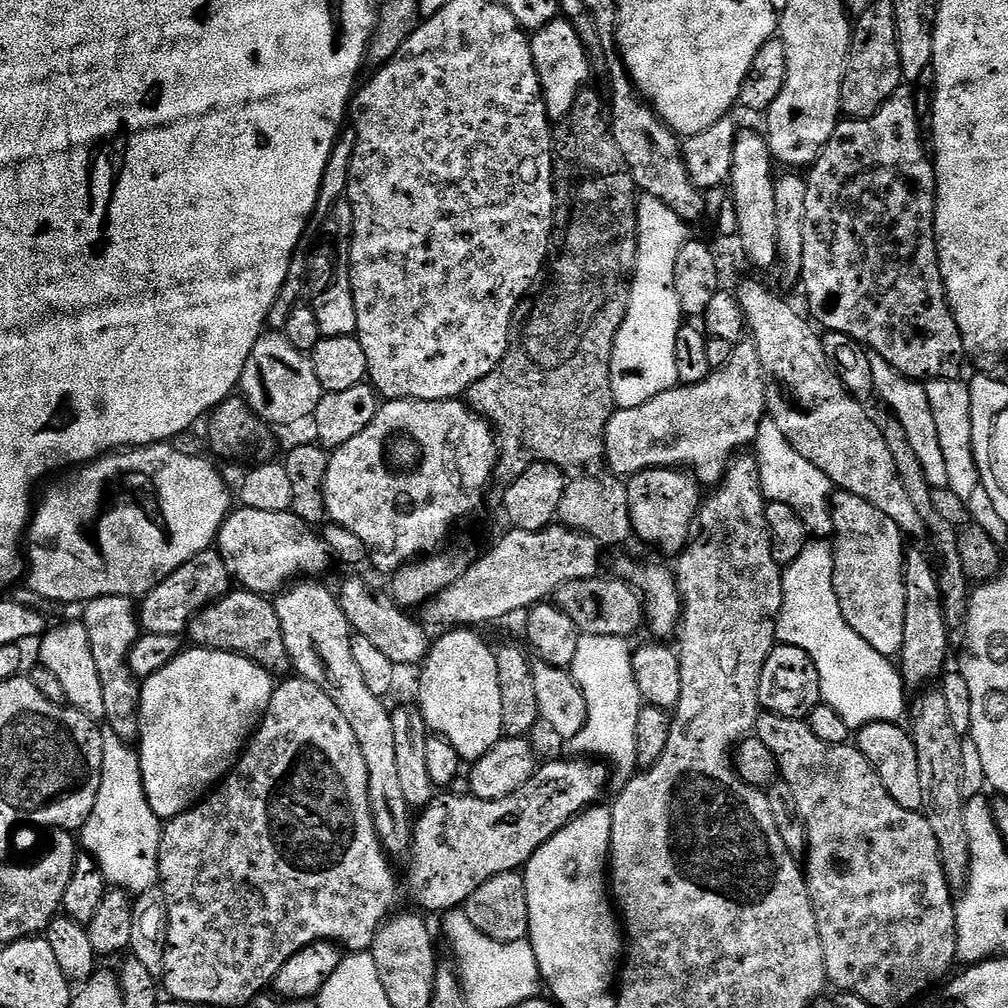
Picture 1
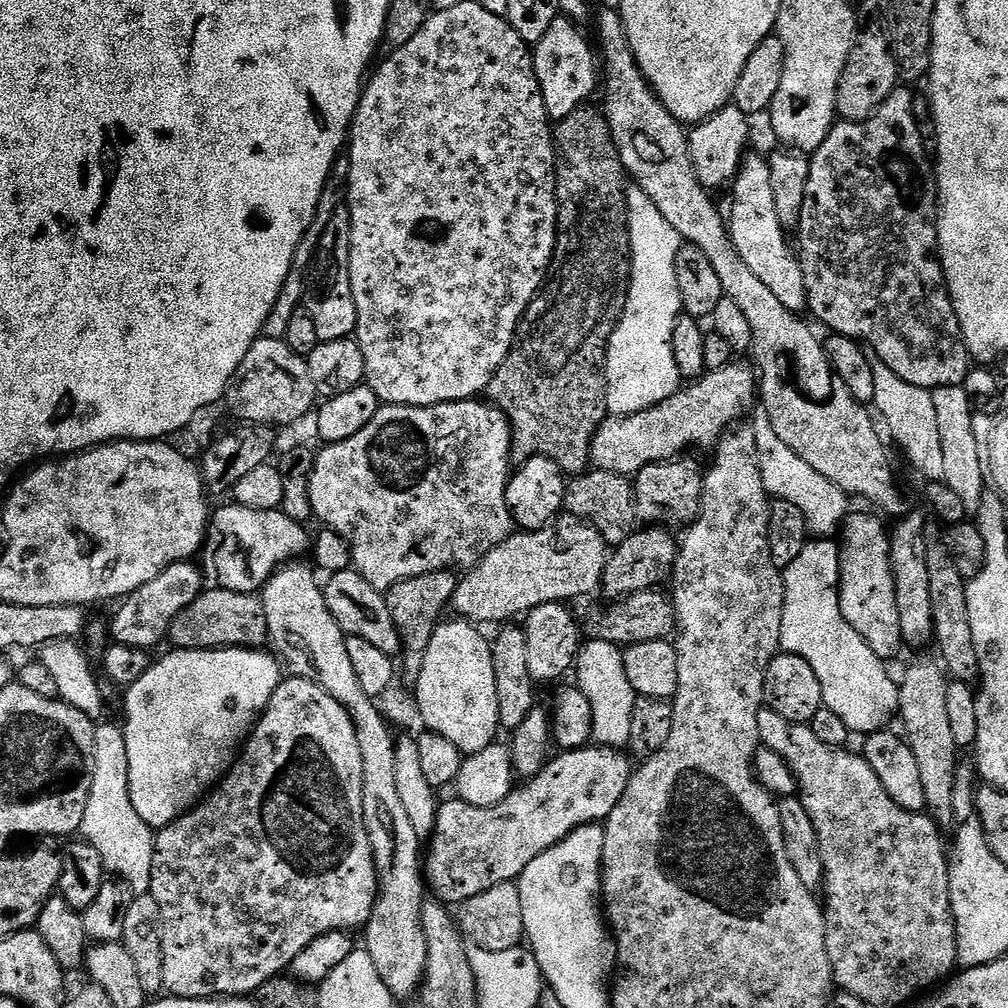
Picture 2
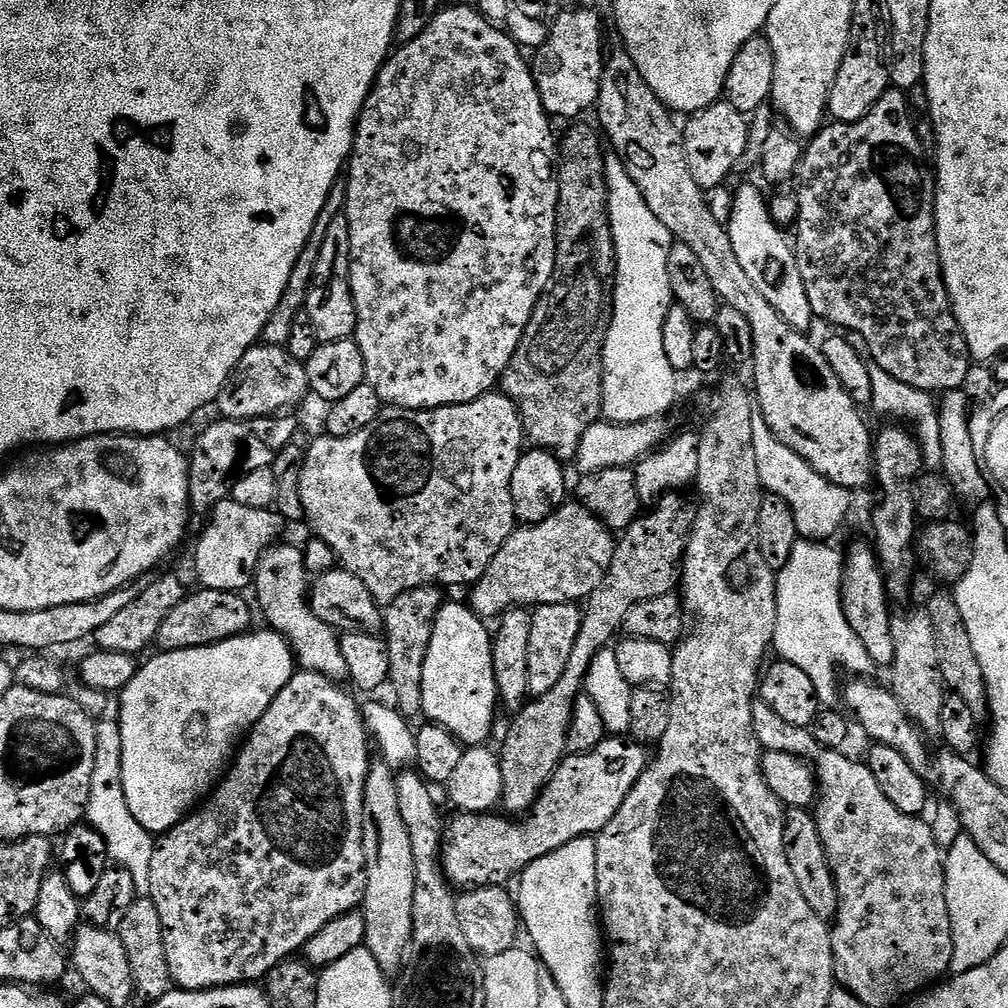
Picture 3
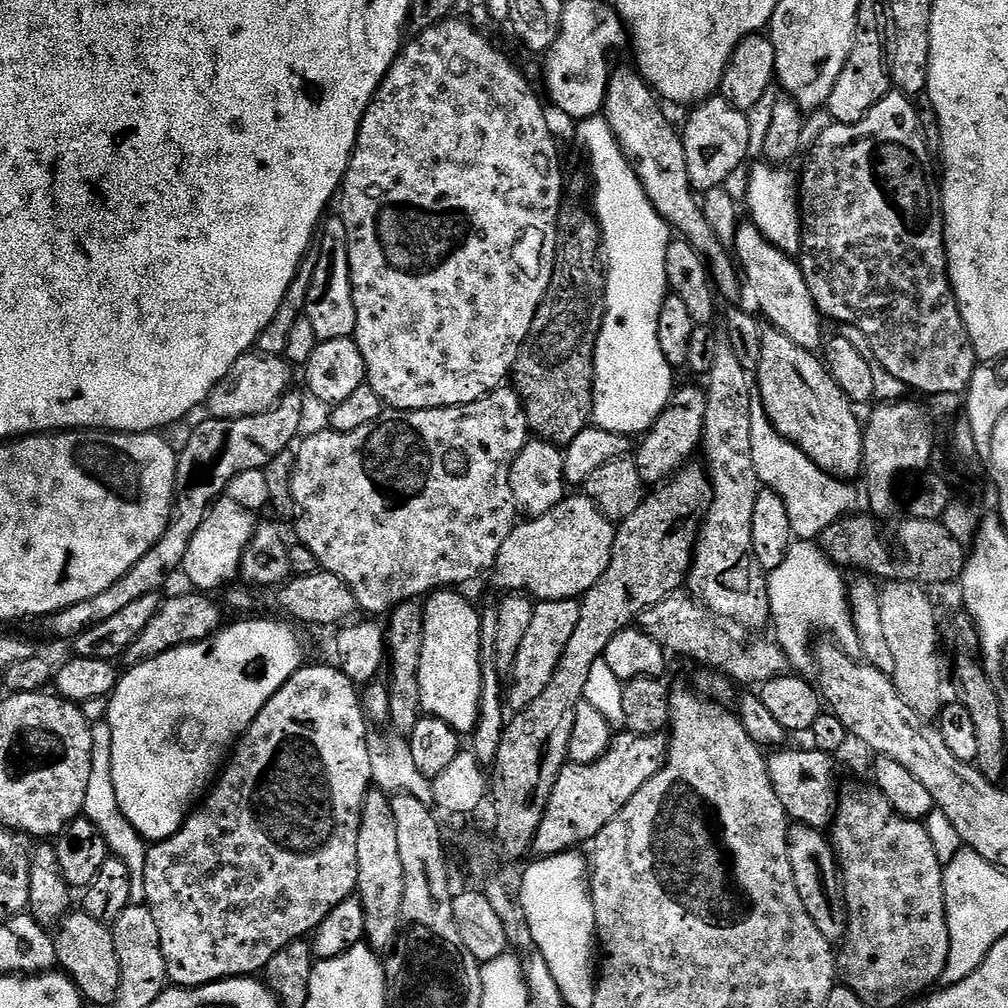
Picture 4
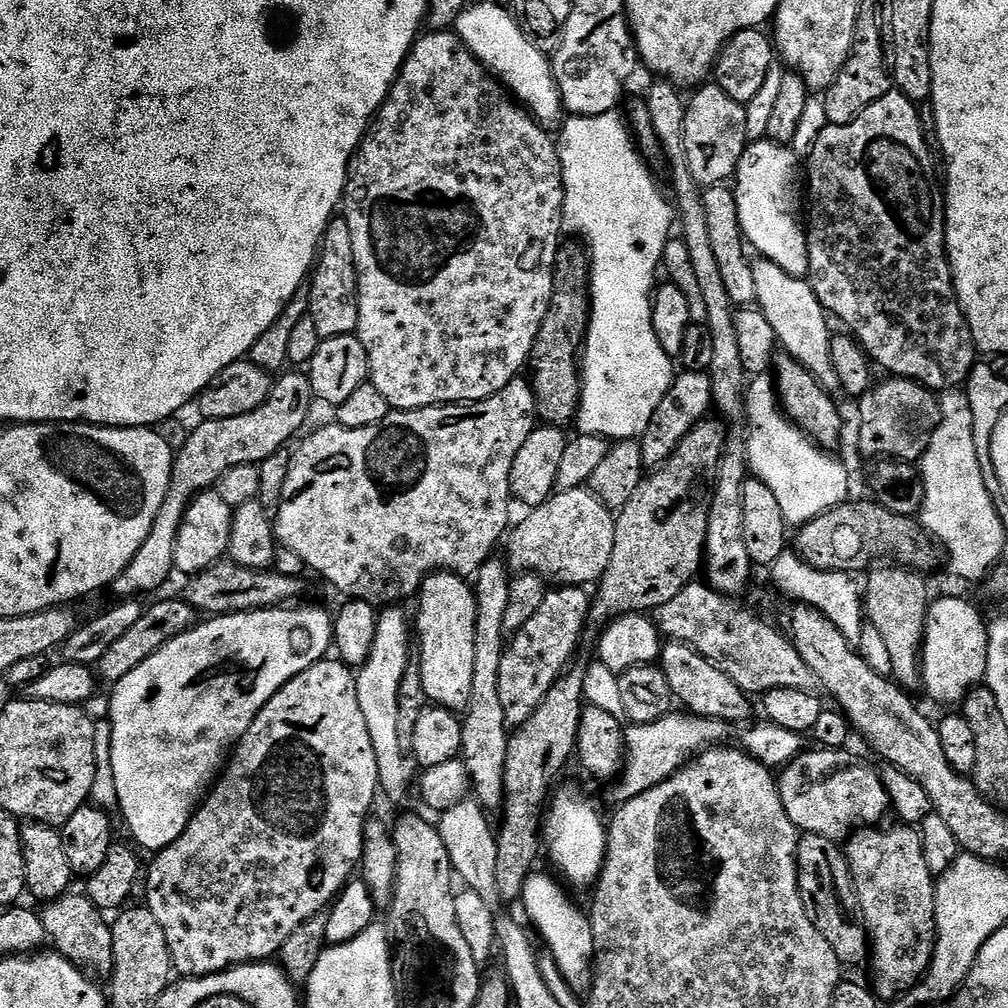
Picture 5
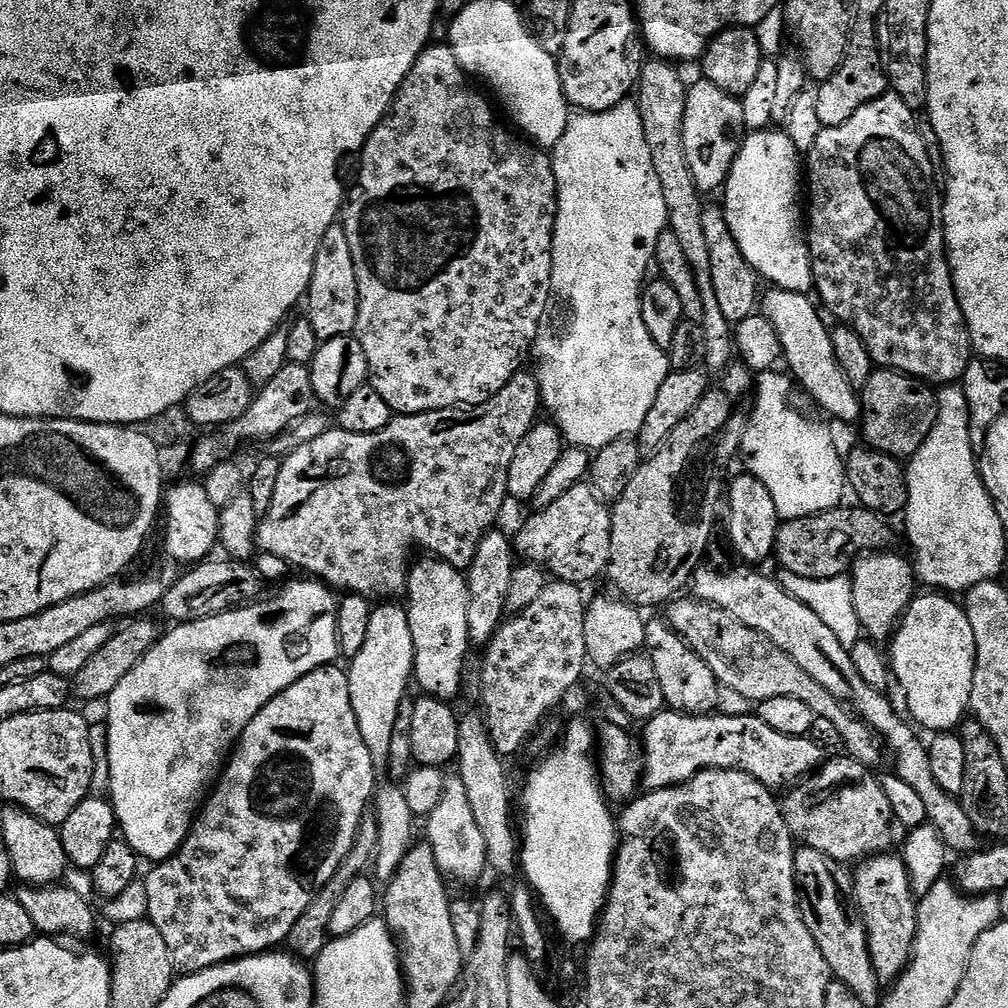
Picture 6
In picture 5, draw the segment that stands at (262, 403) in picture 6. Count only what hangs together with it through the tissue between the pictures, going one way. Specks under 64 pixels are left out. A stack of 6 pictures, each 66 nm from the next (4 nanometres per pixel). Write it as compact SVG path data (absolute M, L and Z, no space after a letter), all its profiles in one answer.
M288 371L279 377L281 380L277 379L273 383L262 406L246 414L238 414L238 418L201 419L200 425L189 431L186 446L182 446L175 453L168 493L162 502L162 510L158 510L158 518L154 518L154 526L150 526L146 542L142 542L139 554L110 586L110 592L116 598L141 598L147 592L158 591L174 576L174 550L178 546L178 534L182 530L186 510L197 496L215 489L216 483L222 478L222 474L226 474L226 470L234 470L234 466L243 464L258 466L266 458L270 458L270 454L281 451L288 443L291 445L305 431L304 423L312 412L312 404L314 405L312 383L303 371Z

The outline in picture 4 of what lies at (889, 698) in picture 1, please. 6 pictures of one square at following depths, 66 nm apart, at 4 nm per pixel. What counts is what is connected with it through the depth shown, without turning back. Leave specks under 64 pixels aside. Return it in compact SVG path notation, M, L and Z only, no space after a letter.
M795 539L782 564L767 575L774 639L786 654L789 665L801 675L806 676L815 671L812 638L820 630L830 632L835 643L848 656L860 656L861 643L854 630L848 582L841 573L843 571L833 564L815 541Z

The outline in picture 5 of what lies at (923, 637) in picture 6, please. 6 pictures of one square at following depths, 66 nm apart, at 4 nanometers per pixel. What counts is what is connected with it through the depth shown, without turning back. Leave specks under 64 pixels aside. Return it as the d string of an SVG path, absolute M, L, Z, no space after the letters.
M956 596L933 599L928 605L928 620L924 625L922 645L922 688L928 691L940 704L959 705L971 688L983 681L988 657L988 624L980 618L980 612L972 604Z

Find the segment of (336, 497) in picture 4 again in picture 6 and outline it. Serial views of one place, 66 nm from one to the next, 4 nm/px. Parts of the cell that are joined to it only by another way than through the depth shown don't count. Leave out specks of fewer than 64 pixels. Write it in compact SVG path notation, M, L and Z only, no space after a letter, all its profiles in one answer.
M521 370L512 375L510 382L502 386L488 401L468 407L454 407L436 409L433 412L410 413L408 415L393 415L392 421L382 430L374 434L354 434L339 426L333 427L322 438L314 438L314 442L306 442L306 446L298 446L293 452L283 457L280 465L280 481L274 490L274 498L270 502L268 511L263 513L260 526L256 532L256 542L260 552L278 554L293 569L305 568L309 577L315 578L333 589L344 594L364 596L370 602L392 602L396 595L403 593L408 587L408 573L413 563L412 548L425 548L425 553L433 557L446 560L457 566L471 564L478 544L493 527L492 524L499 514L500 508L496 504L484 504L488 491L495 484L507 485L510 462L514 462L514 450L518 450L518 442L526 438L526 434L537 423L536 416L542 412L540 399L540 382L535 375L527 370Z

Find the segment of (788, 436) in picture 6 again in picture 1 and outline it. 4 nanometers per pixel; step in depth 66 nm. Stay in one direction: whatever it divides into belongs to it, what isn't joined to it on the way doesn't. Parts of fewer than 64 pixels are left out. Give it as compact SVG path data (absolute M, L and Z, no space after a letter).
M765 418L760 424L754 445L754 455L760 471L760 490L764 493L765 501L790 506L798 518L806 526L809 537L828 538L832 536L832 497L834 485L814 462L806 462L790 442L778 430L778 426L770 419Z

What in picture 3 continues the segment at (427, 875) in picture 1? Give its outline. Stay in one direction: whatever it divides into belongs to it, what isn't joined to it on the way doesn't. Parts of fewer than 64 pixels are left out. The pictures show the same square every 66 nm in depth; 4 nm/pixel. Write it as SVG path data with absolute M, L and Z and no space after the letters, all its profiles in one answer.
M606 738L597 748L583 754L568 754L550 778L550 782L536 799L536 807L523 818L509 818L507 815L485 814L482 812L455 813L456 817L444 825L444 837L440 847L440 864L449 885L456 890L471 890L489 886L504 886L508 879L524 871L529 864L546 858L554 850L566 846L566 842L583 836L595 837L618 814L622 802L634 790L638 778L647 770L650 752L645 745L637 744L631 738Z

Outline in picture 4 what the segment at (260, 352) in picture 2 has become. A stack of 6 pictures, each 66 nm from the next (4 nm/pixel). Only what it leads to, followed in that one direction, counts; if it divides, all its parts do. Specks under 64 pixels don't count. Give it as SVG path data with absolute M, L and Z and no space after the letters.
M249 354L238 358L234 366L230 366L230 374L214 386L208 396L207 411L218 420L237 420L243 416L257 416L269 412L277 402L293 387L293 365L278 356Z

